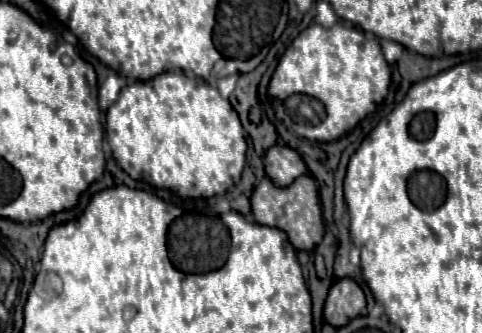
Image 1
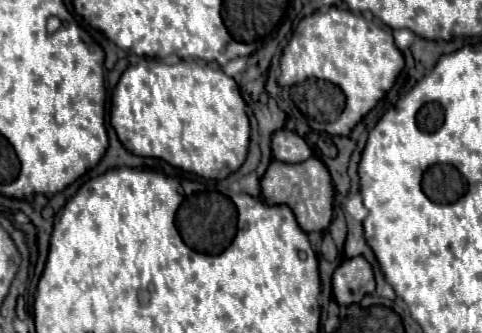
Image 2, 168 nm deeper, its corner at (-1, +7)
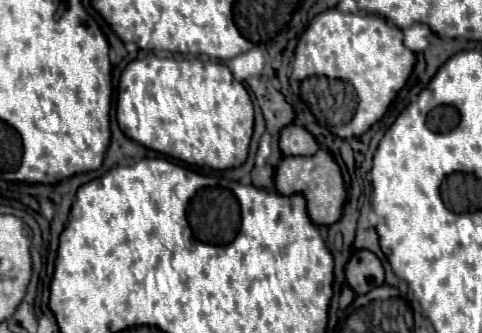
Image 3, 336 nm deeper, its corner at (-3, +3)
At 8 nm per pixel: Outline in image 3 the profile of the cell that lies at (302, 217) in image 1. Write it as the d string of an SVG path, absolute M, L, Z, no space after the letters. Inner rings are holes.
M319 148L317 154L313 154L313 156L287 156L287 158L283 158L283 162L277 166L275 184L277 184L277 190L285 196L295 194L295 192L305 194L309 198L307 212L315 224L329 226L341 218L341 210L343 210L343 202L347 198L347 192L345 192L339 164L325 148Z

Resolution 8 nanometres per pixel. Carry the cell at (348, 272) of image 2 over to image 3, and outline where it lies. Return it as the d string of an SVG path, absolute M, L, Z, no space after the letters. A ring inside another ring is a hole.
M355 250L345 266L345 278L357 294L363 294L383 284L385 270L371 250Z

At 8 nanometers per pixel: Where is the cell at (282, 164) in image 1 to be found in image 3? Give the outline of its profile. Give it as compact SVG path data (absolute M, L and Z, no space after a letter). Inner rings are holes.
M289 124L281 130L279 146L285 156L313 156L319 150L313 134L297 124Z

